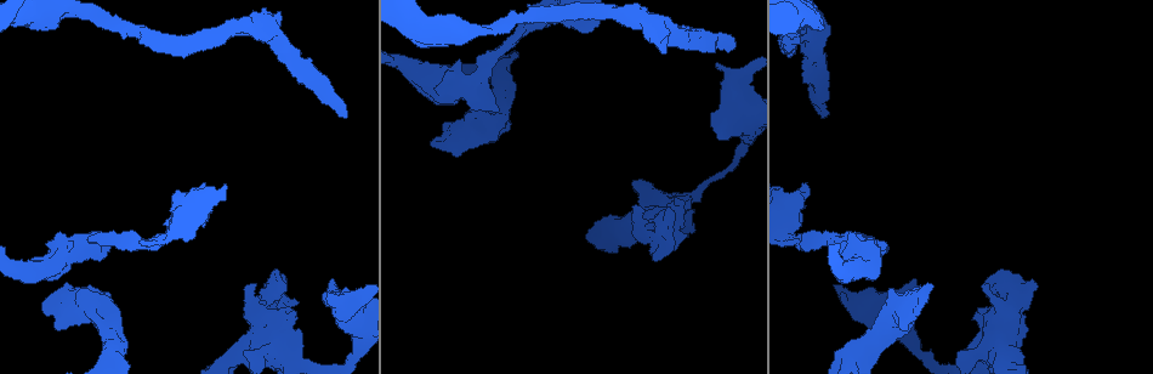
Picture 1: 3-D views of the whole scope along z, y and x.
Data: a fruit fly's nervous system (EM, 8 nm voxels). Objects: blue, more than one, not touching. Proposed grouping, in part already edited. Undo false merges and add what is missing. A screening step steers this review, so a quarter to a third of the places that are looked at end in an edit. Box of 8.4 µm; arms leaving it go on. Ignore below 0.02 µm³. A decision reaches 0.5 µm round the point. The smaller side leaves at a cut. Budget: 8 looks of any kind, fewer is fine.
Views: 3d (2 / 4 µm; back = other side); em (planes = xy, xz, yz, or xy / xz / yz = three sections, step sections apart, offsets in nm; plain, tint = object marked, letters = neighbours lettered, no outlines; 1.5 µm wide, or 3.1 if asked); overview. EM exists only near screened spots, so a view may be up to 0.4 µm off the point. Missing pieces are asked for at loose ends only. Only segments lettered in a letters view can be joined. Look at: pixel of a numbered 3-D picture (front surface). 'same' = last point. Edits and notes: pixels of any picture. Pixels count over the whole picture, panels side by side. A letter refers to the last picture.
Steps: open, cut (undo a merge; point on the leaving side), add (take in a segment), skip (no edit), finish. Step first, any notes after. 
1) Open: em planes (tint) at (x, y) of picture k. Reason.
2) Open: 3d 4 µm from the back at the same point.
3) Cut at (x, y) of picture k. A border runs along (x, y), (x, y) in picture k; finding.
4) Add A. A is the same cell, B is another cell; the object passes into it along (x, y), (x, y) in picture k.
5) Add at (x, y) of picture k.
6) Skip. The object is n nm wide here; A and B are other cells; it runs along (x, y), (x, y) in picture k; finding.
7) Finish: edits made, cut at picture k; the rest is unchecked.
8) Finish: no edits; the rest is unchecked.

Open: em planes (plain) at (919, 301) of picture 1. Sudden change in width.

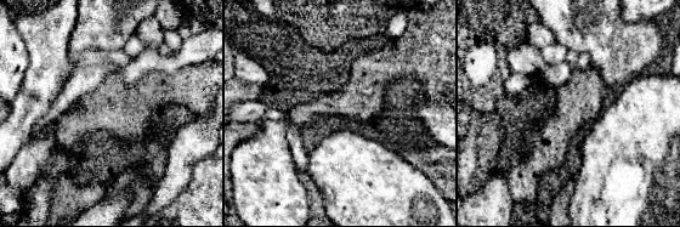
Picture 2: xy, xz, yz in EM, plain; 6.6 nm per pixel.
Open: em planes (letters) at the same point.

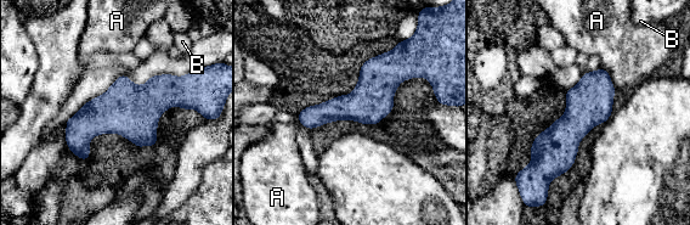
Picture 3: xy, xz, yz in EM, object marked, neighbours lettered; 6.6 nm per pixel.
Skip. The object is 260 nm wide here; A and B are other cells; it runs along (409, 74), (300, 117) in picture 3; one neuron here.

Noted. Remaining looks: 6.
Open: 3d 4 µm at (201, 226) of picture 1. Branch stops here.

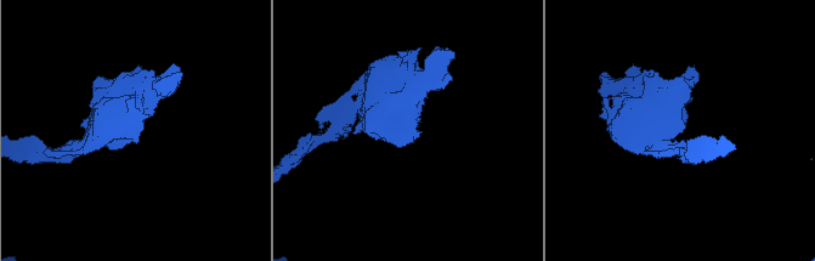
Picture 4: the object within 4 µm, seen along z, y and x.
Open: em 3.1 µm xz step 8 (letters) at the same point.

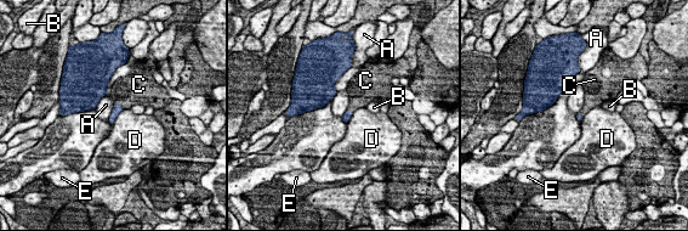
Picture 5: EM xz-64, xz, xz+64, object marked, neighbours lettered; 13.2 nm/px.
Open: em 3.1 µm planes (letters) at the same point. Cut it another way.

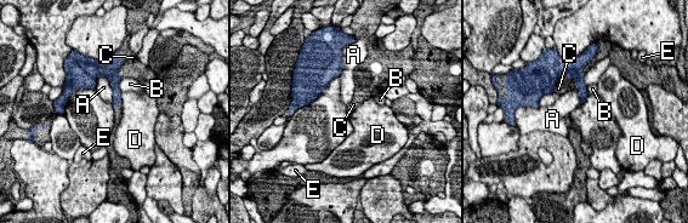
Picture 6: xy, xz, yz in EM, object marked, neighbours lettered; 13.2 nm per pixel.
Skip. A, B, C, D and E are other cells; a border runs along (557, 76), (556, 85), (551, 92) in picture 6; none of them fits.

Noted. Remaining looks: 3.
Open: em planes (letters) at (820, 116) of picture 1. End of a long branch.

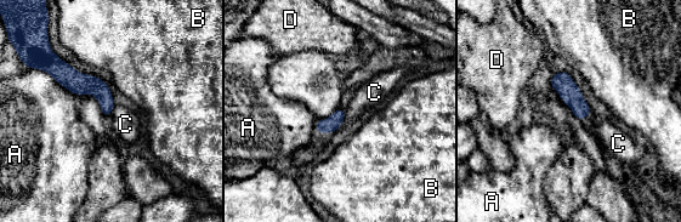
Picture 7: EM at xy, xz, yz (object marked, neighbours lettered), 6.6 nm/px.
Skip. A, B, C and D are other cells; a border runs along (114, 106), (109, 118) in picture 7; none of them fits.

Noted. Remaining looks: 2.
Finish: no edits; the rest is unchecked.

